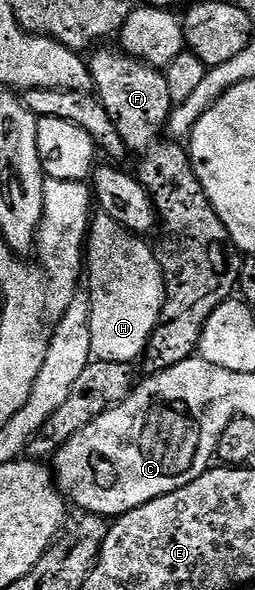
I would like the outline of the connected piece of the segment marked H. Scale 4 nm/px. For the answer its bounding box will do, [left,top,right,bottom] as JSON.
[86,212,164,363]

